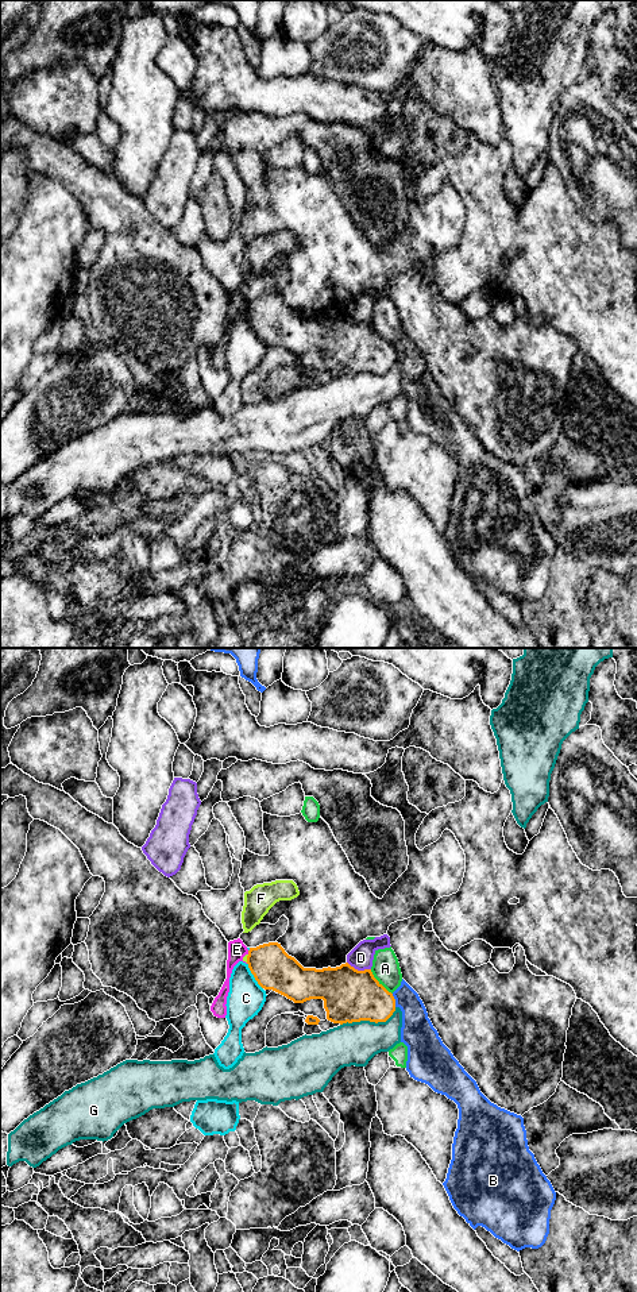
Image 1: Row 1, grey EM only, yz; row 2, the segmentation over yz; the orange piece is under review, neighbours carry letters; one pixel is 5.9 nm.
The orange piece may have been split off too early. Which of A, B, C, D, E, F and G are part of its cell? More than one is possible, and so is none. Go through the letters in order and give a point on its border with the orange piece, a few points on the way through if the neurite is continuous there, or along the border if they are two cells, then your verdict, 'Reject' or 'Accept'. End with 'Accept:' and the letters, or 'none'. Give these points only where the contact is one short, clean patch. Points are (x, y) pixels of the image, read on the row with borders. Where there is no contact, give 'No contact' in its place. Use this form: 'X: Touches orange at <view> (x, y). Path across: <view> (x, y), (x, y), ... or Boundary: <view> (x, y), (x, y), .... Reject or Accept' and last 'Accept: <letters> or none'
A: Touches orange at yz (378, 982). Reject
B: Touches orange at yz (394, 1001). Reject
C: Touches orange at yz (254, 976). Reject
D: Touches orange at yz (359, 971). Boundary: yz (347, 961), (358, 970), (370, 970). Reject
E: Touches orange at yz (248, 952). Reject
F: Touches orange at yz (247, 959). Boundary: yz (248, 955), (246, 961). Reject
G: Touches orange at yz (369, 1019). Reject
Accept: none

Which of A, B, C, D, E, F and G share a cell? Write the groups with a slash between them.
A / B / C F / D / E / G

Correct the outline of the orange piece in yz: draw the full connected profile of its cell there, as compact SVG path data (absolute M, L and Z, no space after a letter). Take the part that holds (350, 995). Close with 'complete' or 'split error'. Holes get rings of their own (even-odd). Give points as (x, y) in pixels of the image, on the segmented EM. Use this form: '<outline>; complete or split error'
M278 942L250 948L247 964L258 984L294 1003L323 999L327 1019L333 1023L386 1022L395 999L372 975L348 963L336 968L304 968Z; complete

